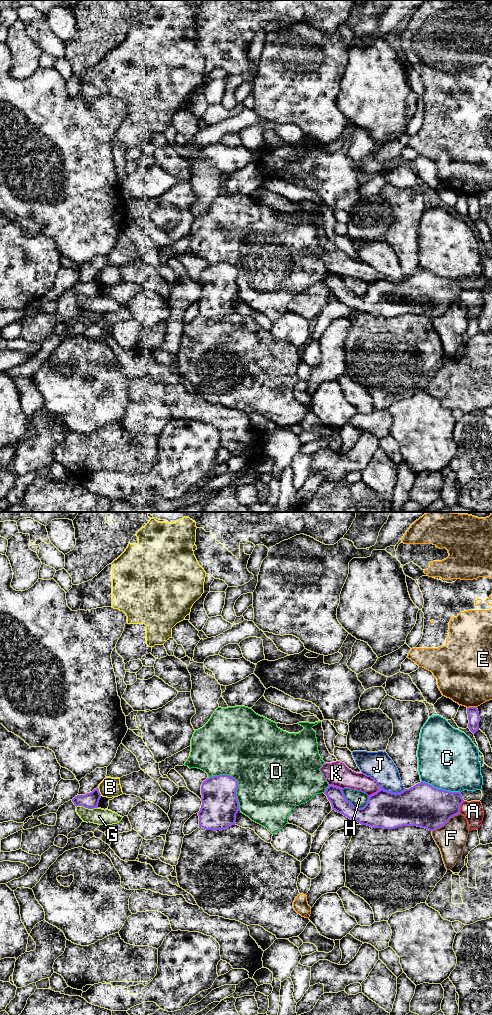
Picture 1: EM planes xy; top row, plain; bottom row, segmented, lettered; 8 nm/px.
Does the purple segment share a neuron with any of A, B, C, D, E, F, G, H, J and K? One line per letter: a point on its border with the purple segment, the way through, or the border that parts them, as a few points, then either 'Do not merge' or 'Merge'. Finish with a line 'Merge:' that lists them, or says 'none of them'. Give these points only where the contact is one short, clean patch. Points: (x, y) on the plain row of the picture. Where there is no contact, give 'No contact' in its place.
A: Touches purple at xy (459, 295). Do not merge
B: Touches purple at xy (98, 279). Do not merge
C: Touches purple at xy (441, 277). Do not merge
D: Touches purple at xy (237, 270). Do not merge
E: Touches purple at xy (471, 195). Do not merge
F: Touches purple at xy (446, 310). Do not merge
G: Touches purple at xy (87, 295). Boundary: xy (76, 294), (97, 296). Do not merge
H: Touches purple at xy (352, 292). Boundary: xy (341, 277), (344, 284), (354, 294), (363, 295), (366, 292). Do not merge
J: Touches purple at xy (393, 281). Do not merge
K: Touches purple at xy (336, 274). Do not merge
Merge: none of them

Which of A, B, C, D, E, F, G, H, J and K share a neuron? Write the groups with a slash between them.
A E / B / C / D G / F / H / J / K

